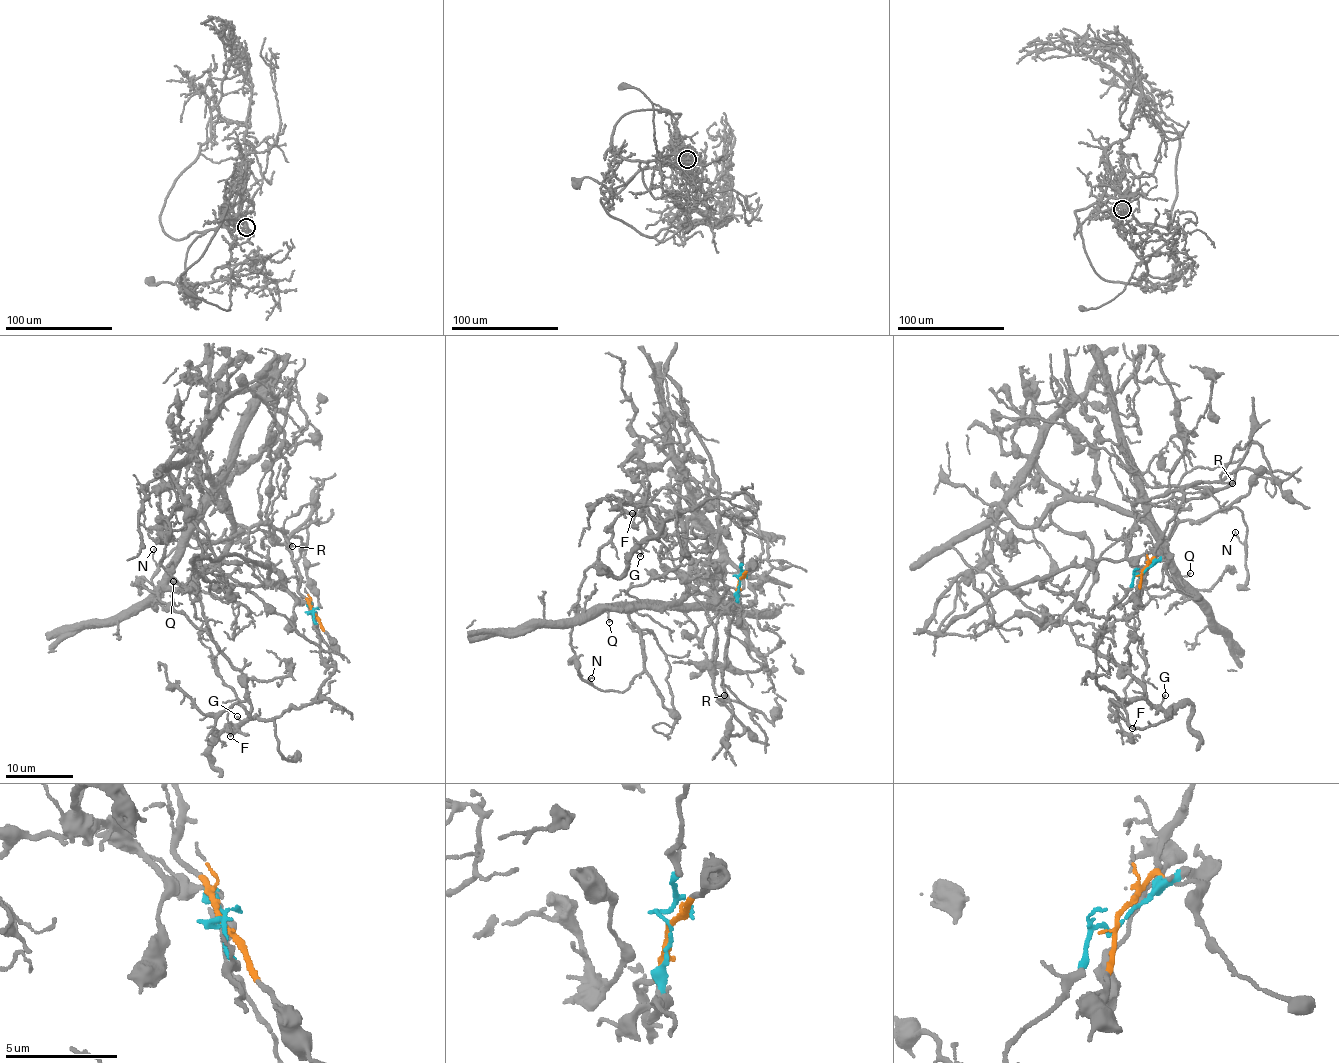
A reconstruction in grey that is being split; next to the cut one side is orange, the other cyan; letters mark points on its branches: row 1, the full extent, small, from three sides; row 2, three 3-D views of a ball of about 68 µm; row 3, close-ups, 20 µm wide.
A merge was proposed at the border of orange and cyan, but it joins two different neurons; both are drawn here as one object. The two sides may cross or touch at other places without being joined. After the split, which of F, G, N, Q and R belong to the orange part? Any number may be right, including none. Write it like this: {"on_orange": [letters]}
{"on_orange": ["N", "Q", "R"]}

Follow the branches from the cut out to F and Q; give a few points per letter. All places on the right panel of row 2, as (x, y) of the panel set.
F: (1142, 573), (1133, 575), (1133, 585), (1095, 637), (1096, 680), (1129, 702), (1112, 700), (1132, 729)
Q: (1142, 573), (1183, 501), (1180, 491), (1146, 499), (1134, 510), (1161, 544), (1181, 584), (1191, 572)

